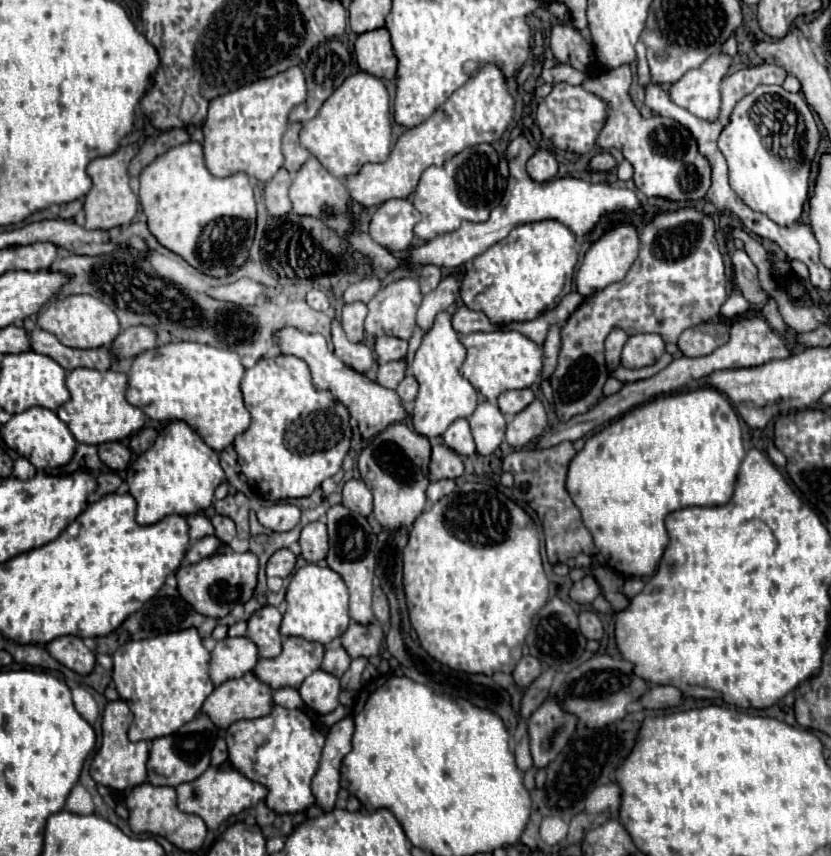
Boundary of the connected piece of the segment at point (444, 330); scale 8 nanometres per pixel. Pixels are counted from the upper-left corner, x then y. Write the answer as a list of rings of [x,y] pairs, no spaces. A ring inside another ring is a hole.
[[[438,312],[432,328],[424,334],[420,348],[416,350],[410,372],[420,384],[418,396],[414,400],[414,428],[426,438],[436,438],[446,432],[446,428],[458,418],[470,418],[478,406],[476,388],[460,376],[460,366],[466,360],[466,348],[460,342],[460,334],[452,328],[452,314]]]

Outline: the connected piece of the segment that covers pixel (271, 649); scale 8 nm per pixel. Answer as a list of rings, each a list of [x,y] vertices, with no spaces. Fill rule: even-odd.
[[[264,606],[248,620],[246,636],[258,646],[262,658],[276,658],[282,652],[280,622],[282,614],[276,606]]]

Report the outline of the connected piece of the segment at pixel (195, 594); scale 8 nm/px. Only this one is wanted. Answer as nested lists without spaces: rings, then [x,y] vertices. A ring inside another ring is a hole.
[[[222,546],[212,556],[196,564],[182,566],[176,572],[176,580],[178,580],[180,596],[196,612],[202,612],[204,616],[212,616],[212,618],[222,618],[236,604],[246,604],[252,598],[252,592],[256,588],[256,574],[258,574],[258,558],[252,552],[238,554],[232,548]]]

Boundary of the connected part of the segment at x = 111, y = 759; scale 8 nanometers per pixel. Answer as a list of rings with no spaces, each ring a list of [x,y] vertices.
[[[116,700],[116,702],[108,702],[108,706],[104,708],[102,714],[102,730],[104,730],[104,738],[102,738],[102,746],[96,752],[94,760],[92,760],[92,768],[90,774],[92,778],[108,788],[114,790],[126,790],[126,788],[134,788],[142,782],[146,782],[146,762],[148,762],[148,742],[140,740],[140,742],[130,742],[128,740],[128,728],[132,724],[132,712],[128,708],[128,704],[124,700]]]

